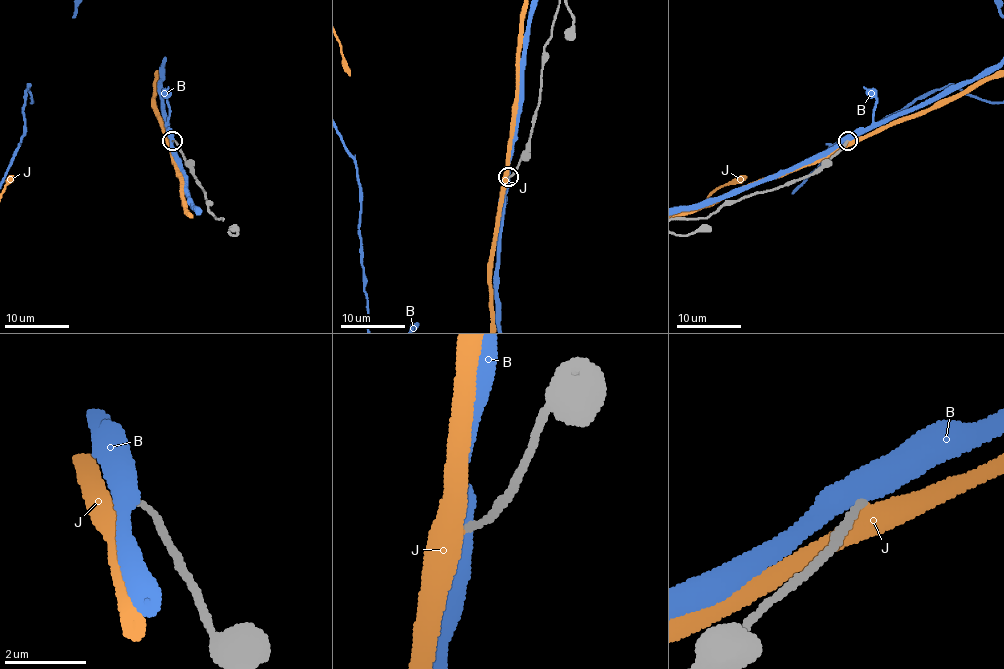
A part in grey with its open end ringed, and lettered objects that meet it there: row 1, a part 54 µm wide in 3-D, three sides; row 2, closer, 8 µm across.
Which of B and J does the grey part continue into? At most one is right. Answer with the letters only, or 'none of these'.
J

